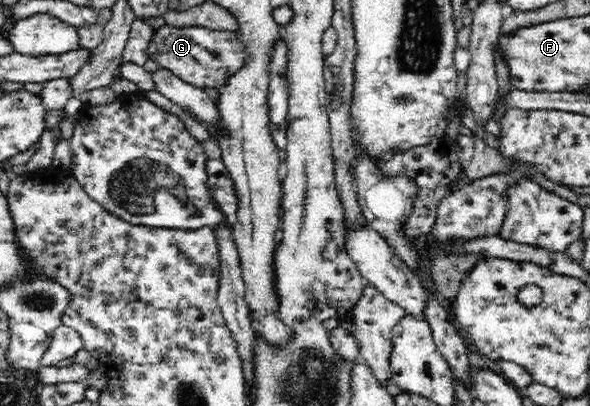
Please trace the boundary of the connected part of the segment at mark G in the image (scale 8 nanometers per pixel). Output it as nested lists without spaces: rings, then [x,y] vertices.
[[[165,23],[155,30],[147,50],[147,57],[151,61],[157,61],[161,67],[173,71],[185,83],[196,84],[203,90],[205,87],[221,88],[226,77],[238,71],[246,58],[237,34],[229,31],[212,31],[197,25],[175,27]]]

